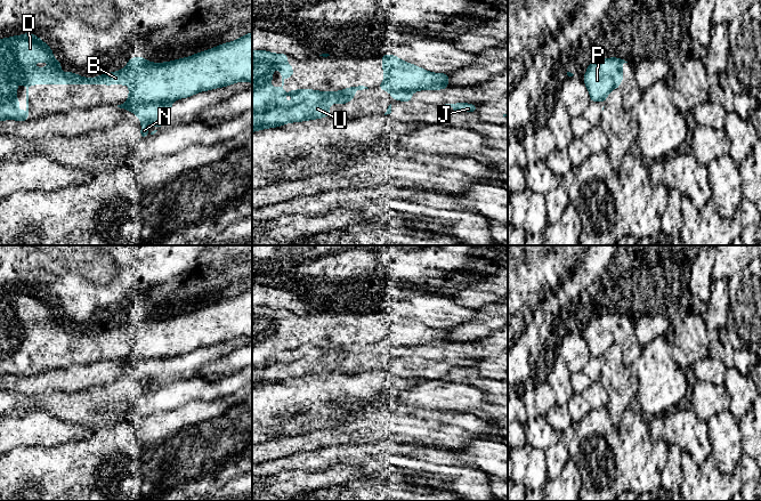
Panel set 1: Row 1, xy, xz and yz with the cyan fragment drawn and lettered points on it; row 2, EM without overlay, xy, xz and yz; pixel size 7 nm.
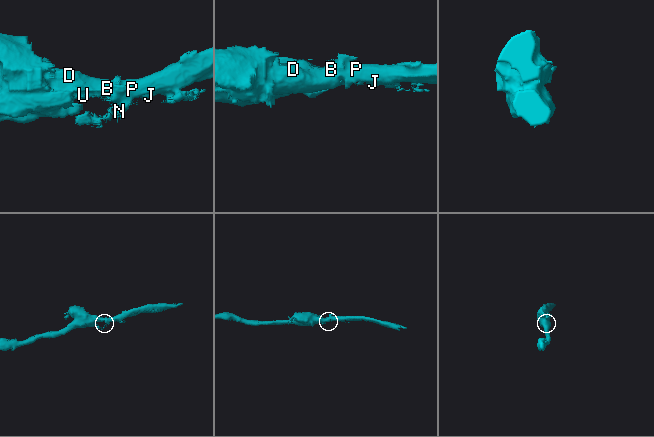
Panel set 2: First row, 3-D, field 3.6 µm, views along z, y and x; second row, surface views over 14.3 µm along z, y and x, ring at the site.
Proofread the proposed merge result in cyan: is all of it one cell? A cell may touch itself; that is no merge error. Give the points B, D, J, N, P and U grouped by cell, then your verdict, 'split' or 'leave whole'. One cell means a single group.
groups B D J N P U; leave whole

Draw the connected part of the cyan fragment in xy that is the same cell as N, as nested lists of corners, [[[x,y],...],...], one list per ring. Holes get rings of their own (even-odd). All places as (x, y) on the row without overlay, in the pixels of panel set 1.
[[[252,288],[236,297],[167,318],[149,318],[143,313],[132,313],[128,315],[127,323],[97,333],[82,333],[72,328],[63,329],[59,325],[60,322],[63,320],[54,314],[50,302],[37,291],[25,289],[0,294],[0,377],[29,375],[29,342],[31,340],[128,340],[130,342],[129,354],[118,363],[129,365],[140,374],[140,395],[144,395],[149,389],[146,378],[149,375],[155,382],[164,381],[165,371],[170,369],[173,356],[238,337],[252,339]],[[32,317],[55,317],[56,321],[35,324]],[[21,340],[26,341],[26,365],[24,367],[17,366],[19,357],[16,346]]]

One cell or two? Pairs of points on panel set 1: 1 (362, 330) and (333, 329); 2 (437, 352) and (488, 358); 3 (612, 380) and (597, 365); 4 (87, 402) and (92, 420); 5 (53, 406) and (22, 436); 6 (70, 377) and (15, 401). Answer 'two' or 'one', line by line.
1: one
2: one
3: two
4: one
5: two
6: two

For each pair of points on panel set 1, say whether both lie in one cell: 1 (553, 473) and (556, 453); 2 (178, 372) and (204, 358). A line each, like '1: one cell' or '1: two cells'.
1: one cell
2: one cell

